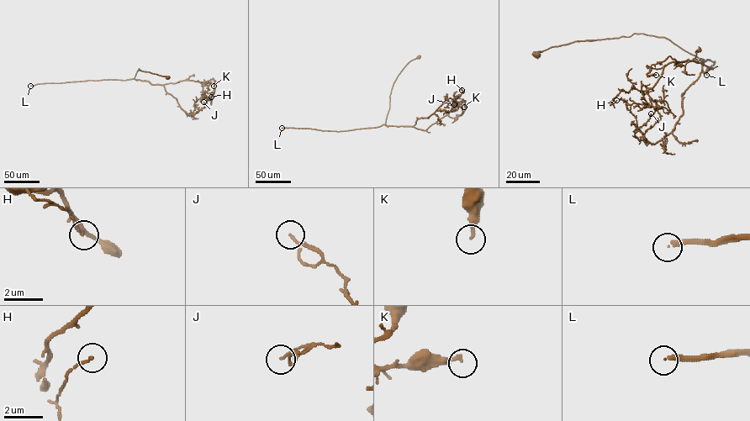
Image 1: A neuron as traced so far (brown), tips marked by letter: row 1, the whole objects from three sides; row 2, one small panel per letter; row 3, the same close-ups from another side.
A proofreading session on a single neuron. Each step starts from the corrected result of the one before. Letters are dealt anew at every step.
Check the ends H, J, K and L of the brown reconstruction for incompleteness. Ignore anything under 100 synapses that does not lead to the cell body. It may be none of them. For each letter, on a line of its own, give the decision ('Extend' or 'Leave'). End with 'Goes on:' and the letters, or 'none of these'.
H: Leave
J: Leave
K: Leave
L: Extend
Goes on: L

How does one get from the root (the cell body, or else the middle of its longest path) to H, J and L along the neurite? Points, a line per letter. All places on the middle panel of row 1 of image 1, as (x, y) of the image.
H: (418, 57), (408, 63), (393, 84), (386, 125), (426, 130), (448, 114), (462, 90)
J: (418, 57), (393, 84), (385, 124), (412, 126), (449, 98), (454, 104)
L: (418, 57), (408, 63), (393, 84), (384, 124), (340, 131), (282, 128)

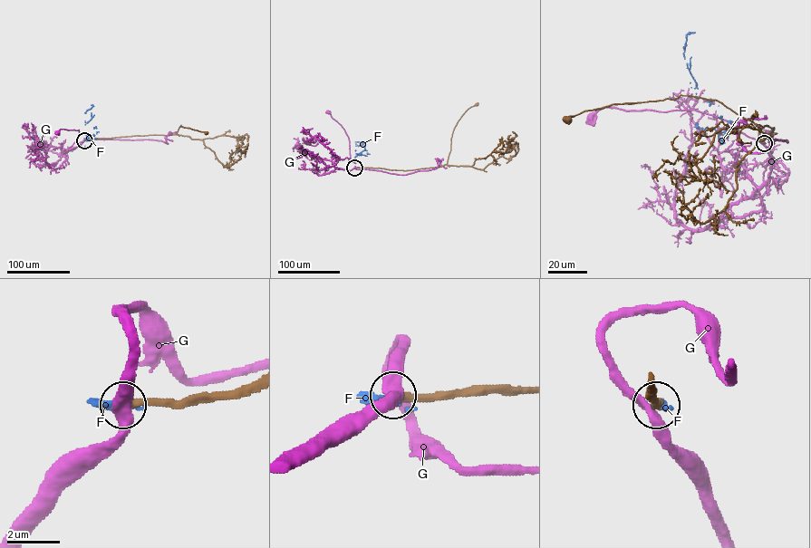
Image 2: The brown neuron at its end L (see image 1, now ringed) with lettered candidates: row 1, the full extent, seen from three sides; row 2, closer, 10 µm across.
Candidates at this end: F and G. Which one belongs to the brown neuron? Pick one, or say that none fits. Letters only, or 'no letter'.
no letter

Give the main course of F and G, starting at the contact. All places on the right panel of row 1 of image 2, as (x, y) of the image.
F: (765, 143), (737, 122), (722, 132), (707, 127), (709, 103), (690, 72), (686, 44), (695, 33)
G: (764, 143), (773, 157), (765, 182), (770, 152), (711, 115), (694, 110), (604, 107), (591, 120)

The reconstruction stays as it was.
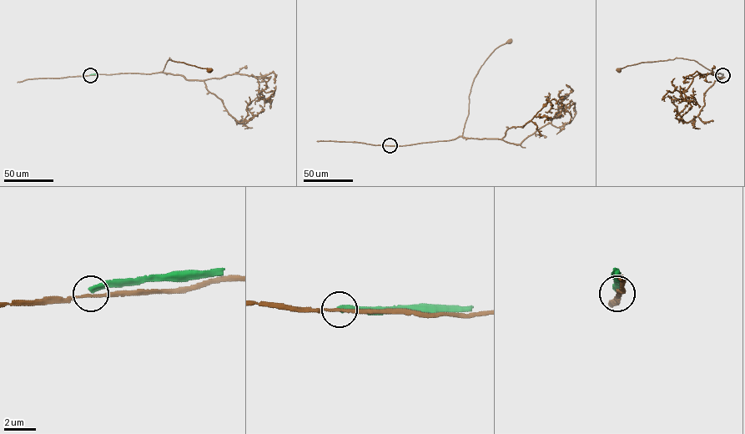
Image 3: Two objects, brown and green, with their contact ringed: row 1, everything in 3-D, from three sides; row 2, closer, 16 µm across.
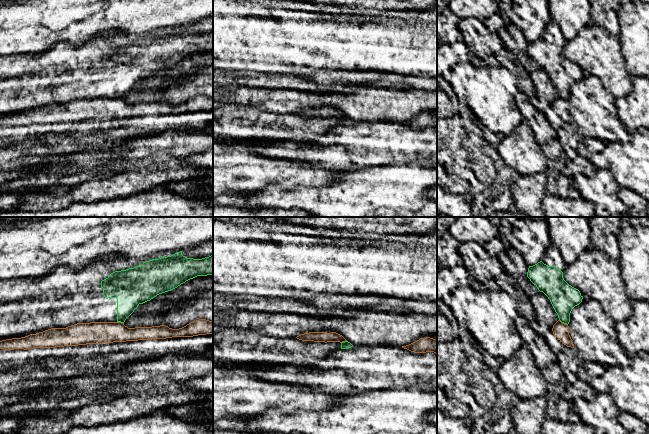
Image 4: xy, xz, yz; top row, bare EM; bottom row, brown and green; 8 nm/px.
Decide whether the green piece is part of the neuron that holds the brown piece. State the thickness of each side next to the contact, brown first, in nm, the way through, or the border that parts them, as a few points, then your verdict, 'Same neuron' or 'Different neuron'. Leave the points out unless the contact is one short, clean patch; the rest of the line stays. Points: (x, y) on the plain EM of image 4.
Thickness 120 nm (brown) against 220 nm. Boundary: yz (559, 95), (567, 101). Different neuron

